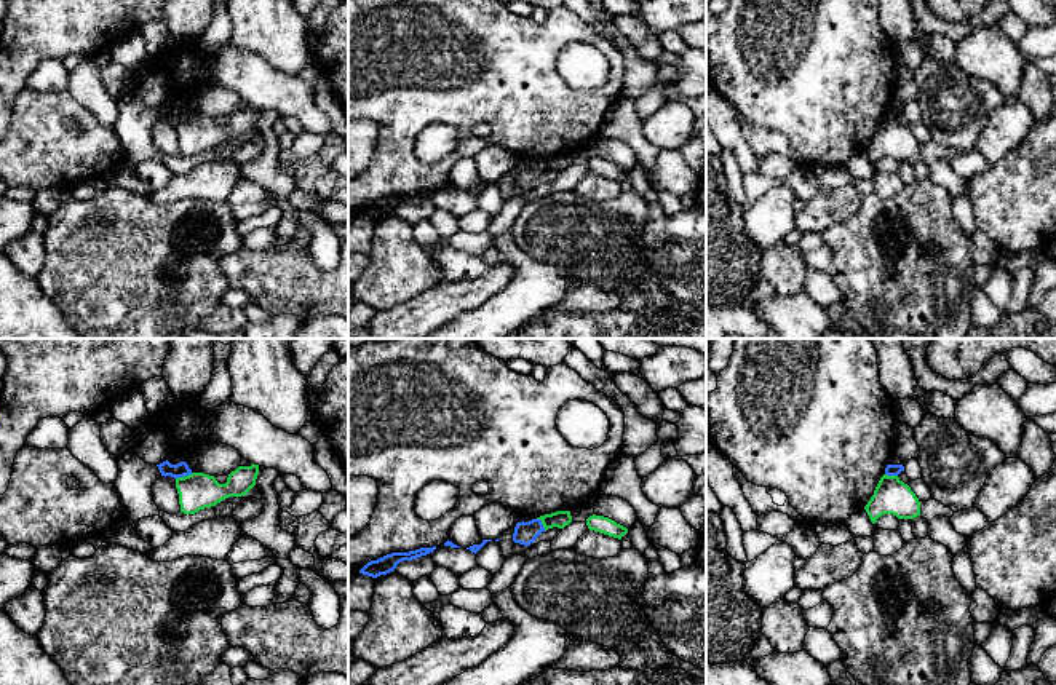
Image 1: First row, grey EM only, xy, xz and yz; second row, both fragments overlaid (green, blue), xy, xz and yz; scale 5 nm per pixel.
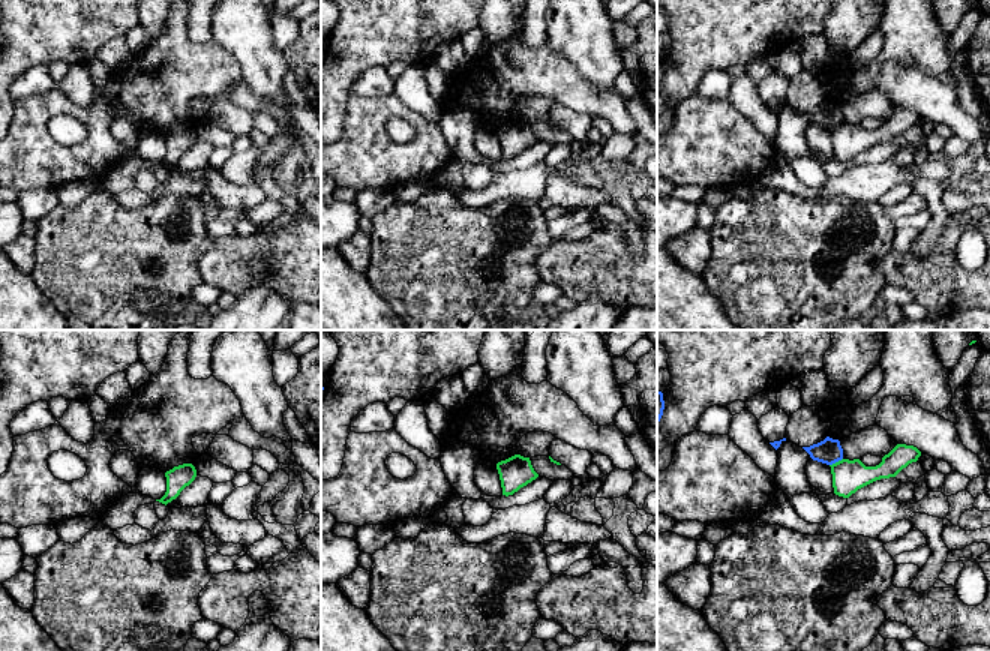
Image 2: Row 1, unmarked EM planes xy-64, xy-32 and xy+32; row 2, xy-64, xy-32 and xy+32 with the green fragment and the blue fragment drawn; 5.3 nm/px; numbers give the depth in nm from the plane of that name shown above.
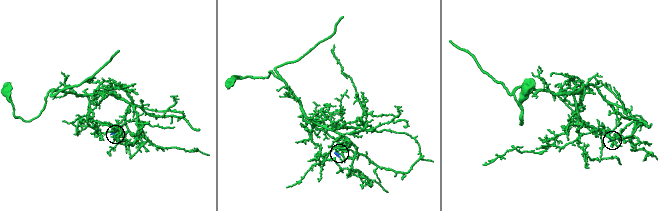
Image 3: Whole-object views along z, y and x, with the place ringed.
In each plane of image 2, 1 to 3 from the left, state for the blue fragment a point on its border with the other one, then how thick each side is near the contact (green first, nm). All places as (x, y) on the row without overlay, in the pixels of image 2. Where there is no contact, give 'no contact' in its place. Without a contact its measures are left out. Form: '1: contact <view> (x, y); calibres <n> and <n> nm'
1: no contact
2: no contact
3: contact xy+32 (836, 126); calibres 180 and 130 nm

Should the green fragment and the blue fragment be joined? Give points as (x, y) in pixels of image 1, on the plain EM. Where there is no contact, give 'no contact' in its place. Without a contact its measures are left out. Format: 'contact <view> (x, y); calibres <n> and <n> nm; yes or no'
contact xy (184, 118); calibres 190 and 70 nm; no

